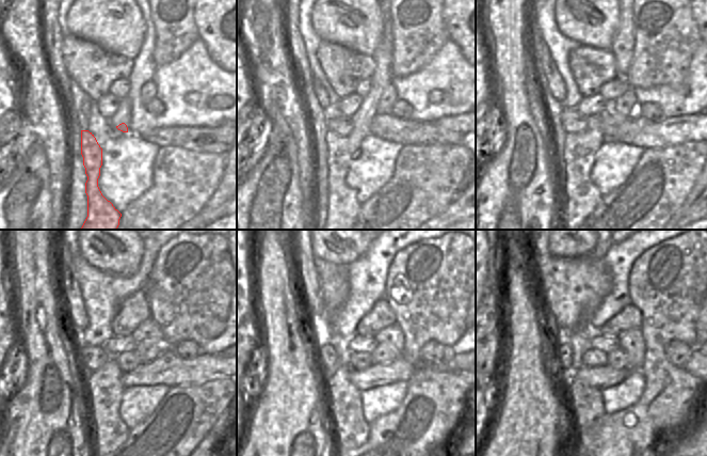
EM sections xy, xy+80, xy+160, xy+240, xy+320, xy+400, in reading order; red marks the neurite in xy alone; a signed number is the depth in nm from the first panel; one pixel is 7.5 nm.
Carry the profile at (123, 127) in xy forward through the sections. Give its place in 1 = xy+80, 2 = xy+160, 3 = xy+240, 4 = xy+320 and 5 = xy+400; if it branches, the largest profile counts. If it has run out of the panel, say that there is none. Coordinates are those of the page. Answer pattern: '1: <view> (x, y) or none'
1: xy+80 (343, 207)
2: xy+160 (580, 197)
3: xy+240 (103, 387)
4: xy+320 (351, 429)
5: xy+400 (585, 403)

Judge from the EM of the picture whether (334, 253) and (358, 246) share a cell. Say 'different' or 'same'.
same

